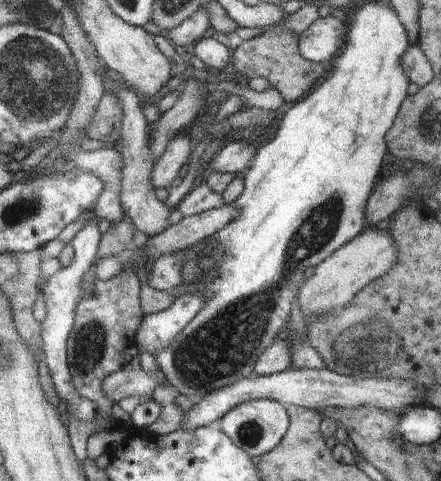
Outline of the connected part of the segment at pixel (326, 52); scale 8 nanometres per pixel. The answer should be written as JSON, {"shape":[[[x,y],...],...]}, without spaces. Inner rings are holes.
{"shape":[[[338,16],[318,18],[299,35],[300,56],[311,62],[332,62],[342,52],[346,30]]]}

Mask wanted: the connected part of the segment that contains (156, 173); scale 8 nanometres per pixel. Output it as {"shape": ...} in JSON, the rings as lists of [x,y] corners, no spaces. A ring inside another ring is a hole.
{"shape":[[[188,131],[179,132],[168,144],[164,154],[155,162],[151,173],[153,188],[169,188],[173,180],[184,173],[190,158]]]}

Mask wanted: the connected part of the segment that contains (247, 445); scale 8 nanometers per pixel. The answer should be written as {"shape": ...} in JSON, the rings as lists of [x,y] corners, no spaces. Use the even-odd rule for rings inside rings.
{"shape":[[[258,399],[238,404],[228,414],[217,420],[216,425],[232,440],[234,446],[238,446],[252,459],[256,456],[262,457],[280,444],[288,432],[290,418],[280,402],[271,399]]]}

